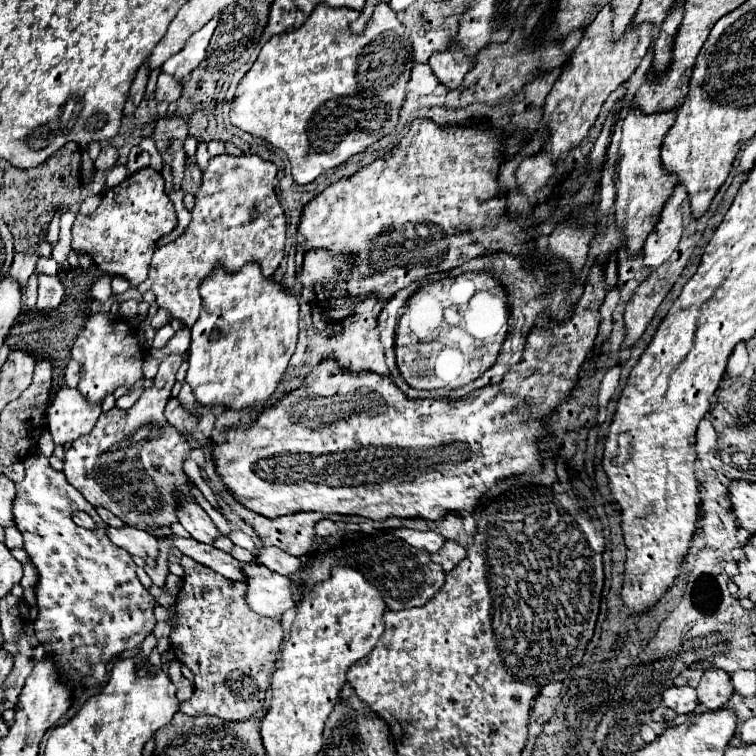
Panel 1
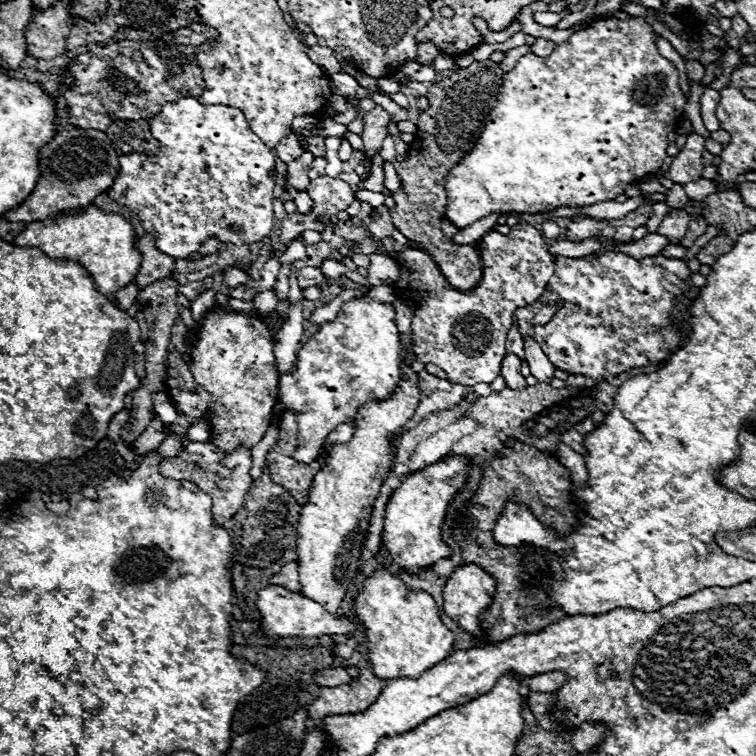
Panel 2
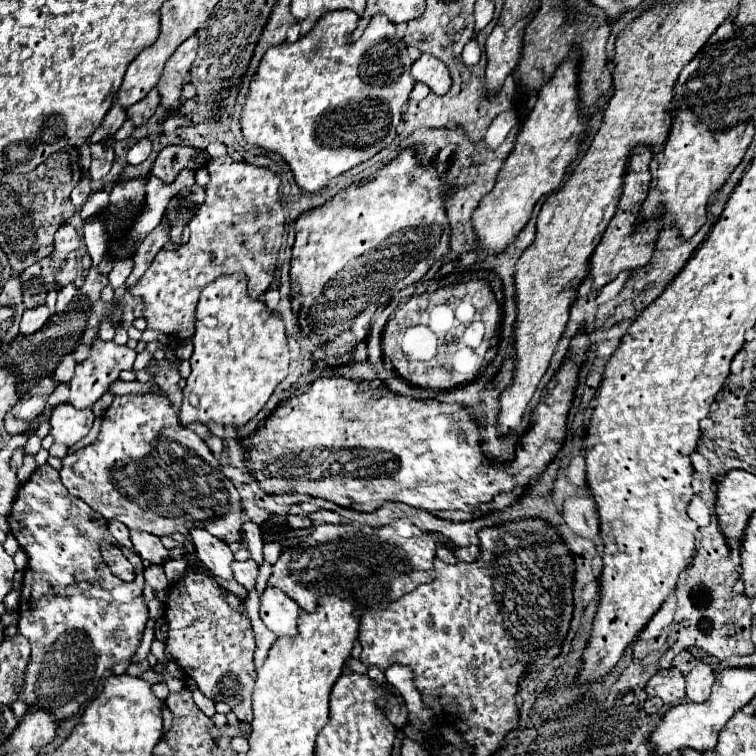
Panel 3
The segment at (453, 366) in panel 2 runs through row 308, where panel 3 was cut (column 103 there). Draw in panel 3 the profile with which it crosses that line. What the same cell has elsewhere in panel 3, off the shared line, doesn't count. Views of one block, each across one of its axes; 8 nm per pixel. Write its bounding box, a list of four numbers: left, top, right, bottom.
[60,394,244,544]

